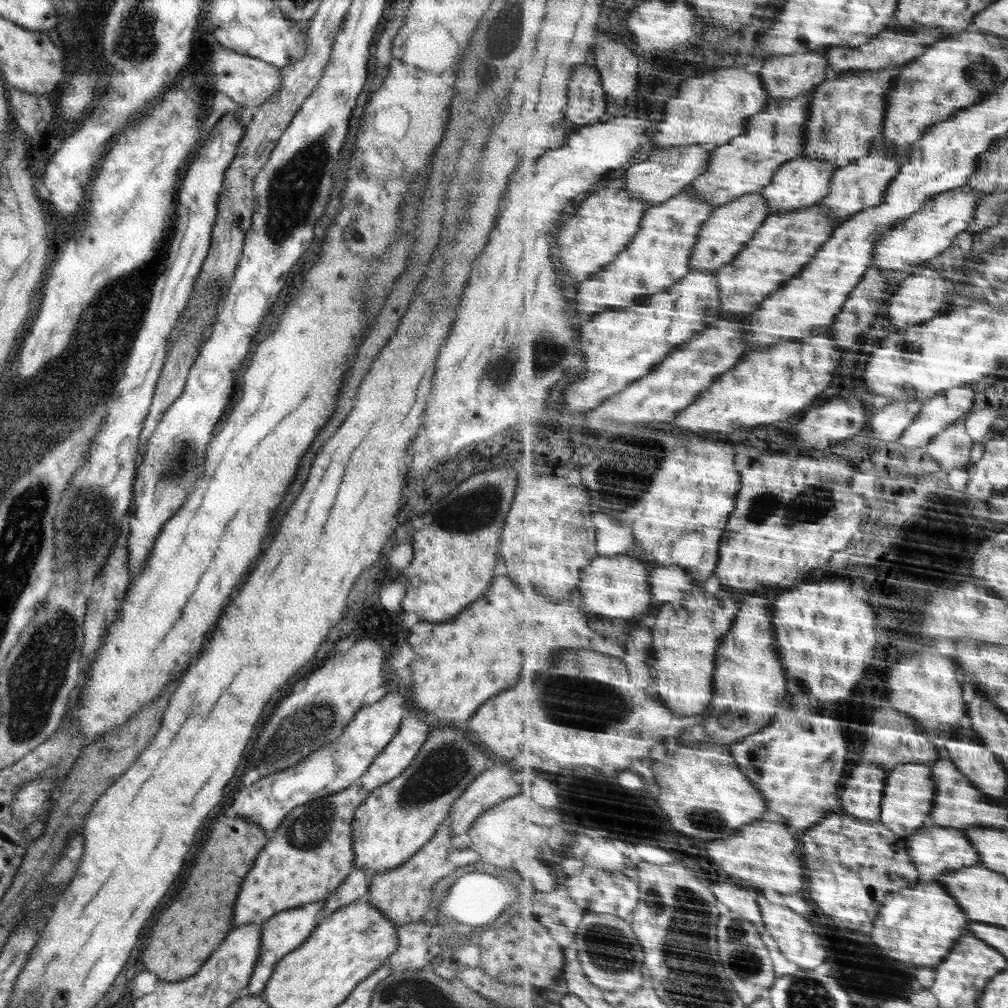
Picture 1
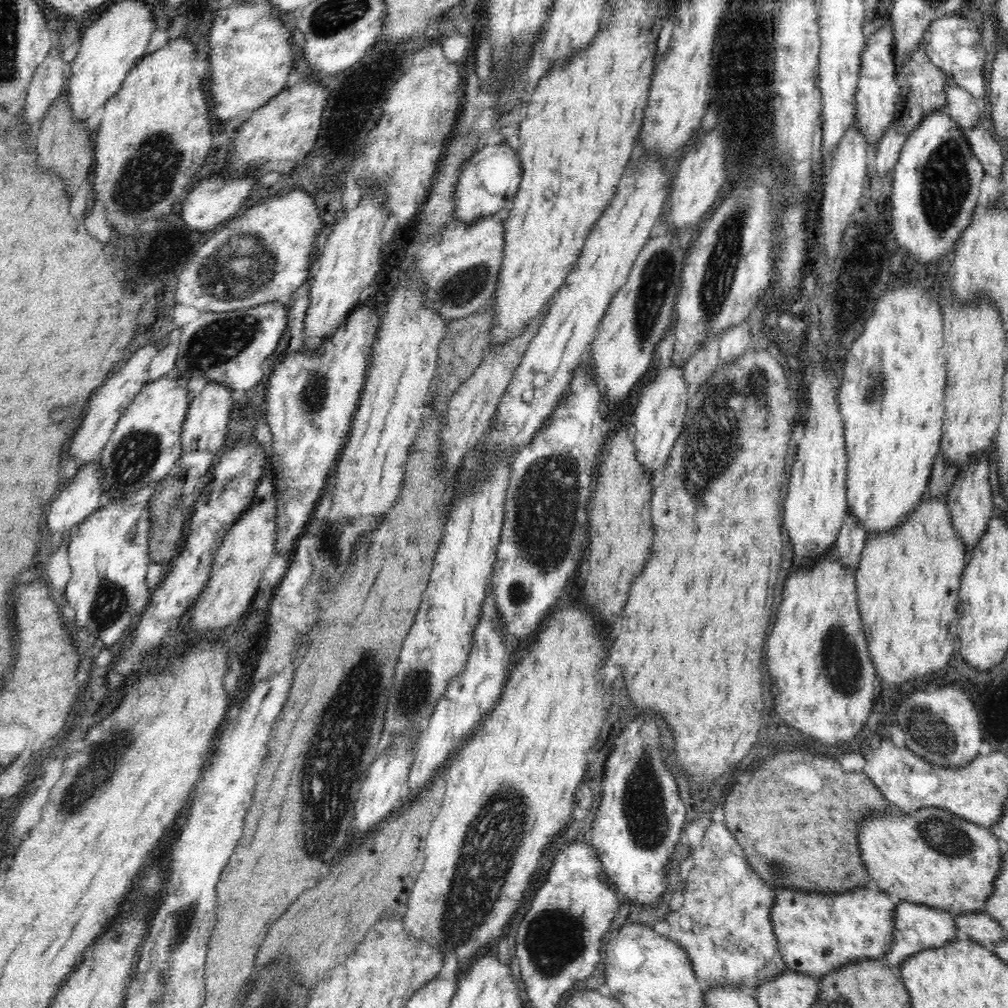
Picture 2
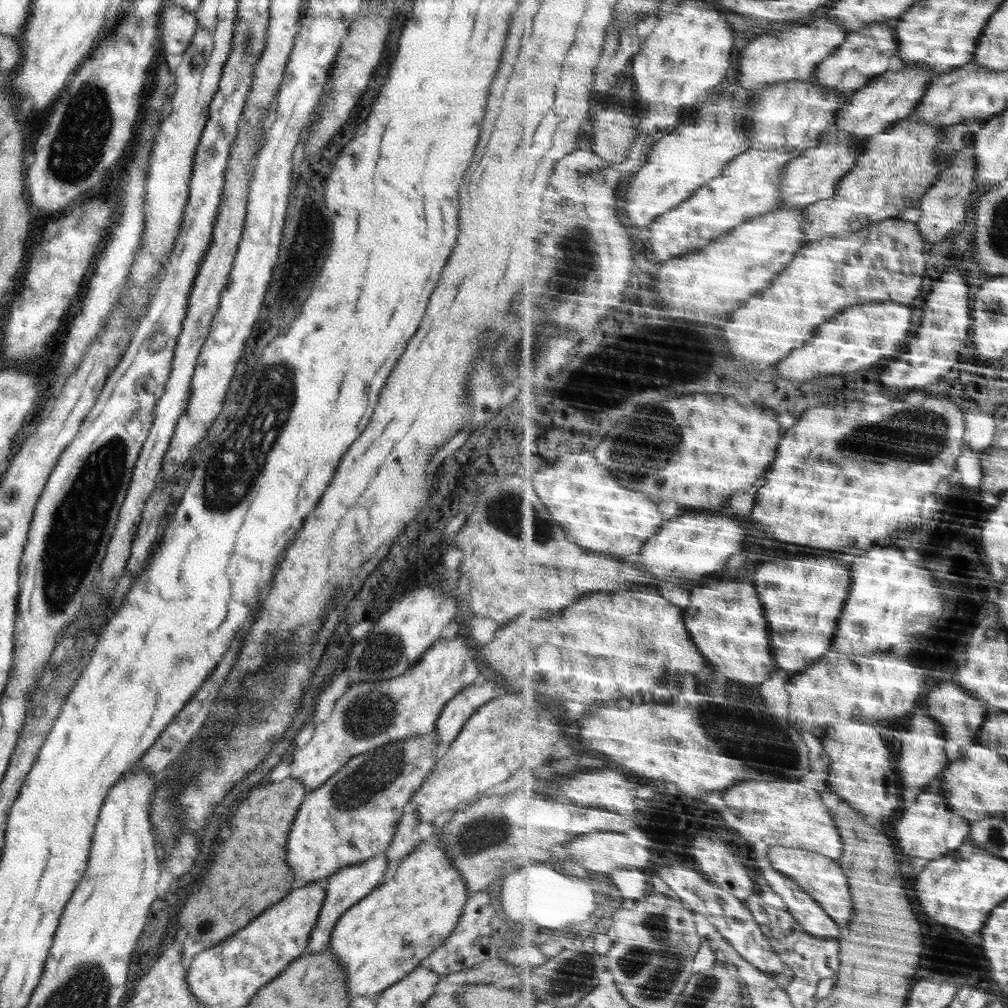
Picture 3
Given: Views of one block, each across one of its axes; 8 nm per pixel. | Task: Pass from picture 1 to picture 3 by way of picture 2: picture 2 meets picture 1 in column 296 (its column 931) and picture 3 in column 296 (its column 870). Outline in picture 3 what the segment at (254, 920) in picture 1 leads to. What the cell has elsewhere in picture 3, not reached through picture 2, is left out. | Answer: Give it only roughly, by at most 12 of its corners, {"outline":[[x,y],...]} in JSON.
{"outline":[[437,733],[351,758],[308,791],[286,863],[312,883],[384,855]]}

